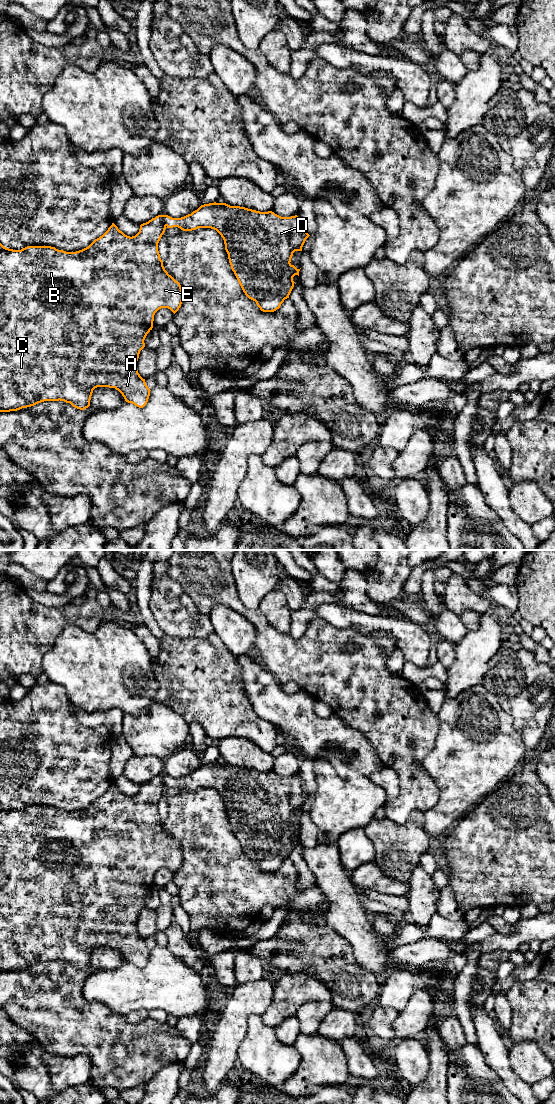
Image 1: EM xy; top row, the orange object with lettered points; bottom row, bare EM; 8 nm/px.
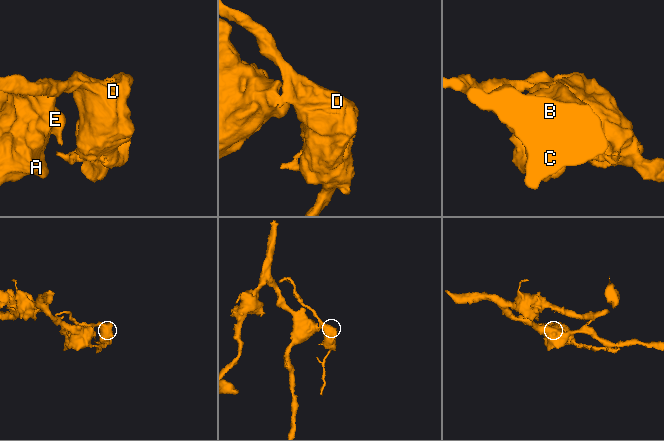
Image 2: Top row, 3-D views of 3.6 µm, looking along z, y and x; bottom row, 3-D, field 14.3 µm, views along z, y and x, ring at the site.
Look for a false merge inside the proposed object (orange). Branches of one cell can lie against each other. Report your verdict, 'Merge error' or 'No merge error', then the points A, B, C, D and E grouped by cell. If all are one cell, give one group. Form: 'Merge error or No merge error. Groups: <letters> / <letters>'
Merge error. Groups: A B C E / D

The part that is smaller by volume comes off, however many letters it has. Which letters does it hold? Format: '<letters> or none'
D

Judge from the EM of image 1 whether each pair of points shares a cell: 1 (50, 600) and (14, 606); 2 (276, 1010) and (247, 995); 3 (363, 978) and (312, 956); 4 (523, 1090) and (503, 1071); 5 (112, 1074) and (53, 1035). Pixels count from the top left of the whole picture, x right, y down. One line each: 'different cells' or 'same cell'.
1: different cells
2: different cells
3: same cell
4: same cell
5: same cell

